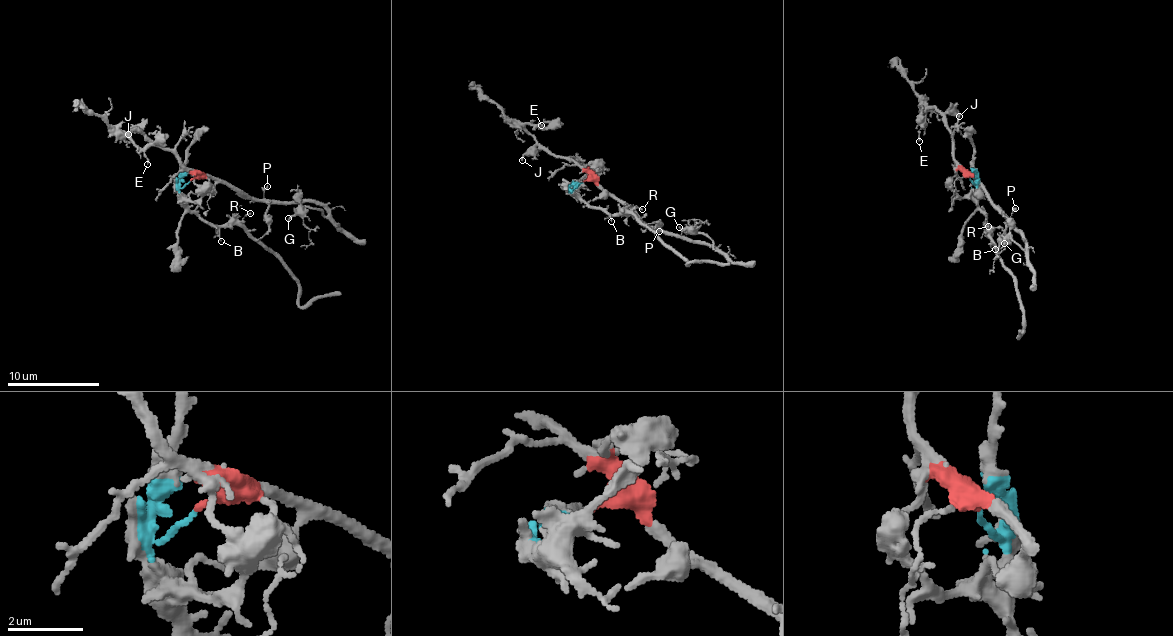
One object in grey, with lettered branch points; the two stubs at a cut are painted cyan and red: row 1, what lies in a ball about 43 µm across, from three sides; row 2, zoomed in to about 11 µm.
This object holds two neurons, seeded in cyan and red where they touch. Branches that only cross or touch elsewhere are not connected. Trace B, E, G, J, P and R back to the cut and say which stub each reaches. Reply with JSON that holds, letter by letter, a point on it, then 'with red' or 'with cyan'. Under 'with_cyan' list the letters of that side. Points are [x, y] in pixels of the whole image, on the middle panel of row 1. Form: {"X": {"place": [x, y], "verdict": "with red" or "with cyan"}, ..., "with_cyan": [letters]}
{"B": {"place": [611, 221], "verdict": "with cyan"}, "E": {"place": [541, 125], "verdict": "with red"}, "G": {"place": [679, 227], "verdict": "with red"}, "J": {"place": [522, 160], "verdict": "with red"}, "P": {"place": [659, 231], "verdict": "with red"}, "R": {"place": [642, 209], "verdict": "with cyan"}, "with_cyan": ["B", "R"]}

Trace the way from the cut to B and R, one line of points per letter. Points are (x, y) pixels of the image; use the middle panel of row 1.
B: (583, 183), (571, 192), (610, 215), (612, 222)
R: (583, 183), (571, 192), (596, 208), (619, 214), (628, 214), (635, 205), (642, 209)

